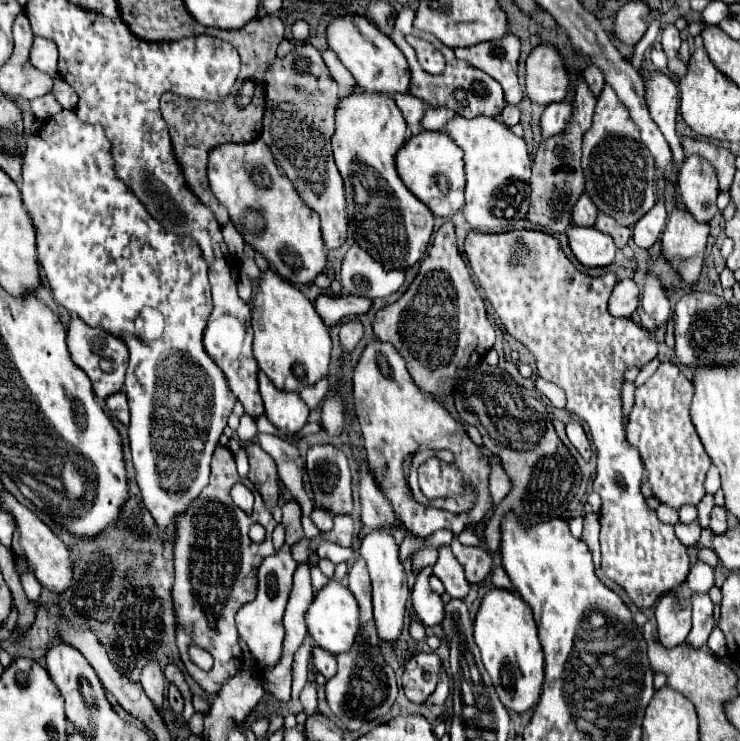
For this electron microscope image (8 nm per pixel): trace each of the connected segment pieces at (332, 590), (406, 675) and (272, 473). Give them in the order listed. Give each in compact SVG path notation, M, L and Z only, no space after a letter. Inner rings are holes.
M331 578L315 594L313 602L309 604L309 610L305 612L305 624L307 624L307 630L309 630L311 638L315 640L315 644L321 646L323 650L327 650L331 654L347 652L351 648L351 644L355 642L355 636L359 630L359 608L357 608L353 594L349 592L349 588L343 586L339 580Z
M419 652L407 660L401 676L405 696L415 704L425 702L425 698L435 690L439 682L439 670L441 658L435 652Z
M247 442L245 452L251 464L249 480L257 486L265 504L273 506L279 498L279 474L277 474L275 460L257 442Z

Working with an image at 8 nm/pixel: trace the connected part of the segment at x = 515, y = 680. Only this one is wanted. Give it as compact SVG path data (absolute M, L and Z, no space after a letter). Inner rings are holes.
M493 588L483 596L475 616L475 642L503 706L519 714L531 710L543 686L543 650L533 614L515 590Z

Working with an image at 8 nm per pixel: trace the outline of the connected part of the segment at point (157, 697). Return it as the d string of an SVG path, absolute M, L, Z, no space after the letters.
M147 662L141 668L141 686L143 686L145 694L153 700L155 706L163 706L165 684L167 684L167 678L163 676L159 662Z

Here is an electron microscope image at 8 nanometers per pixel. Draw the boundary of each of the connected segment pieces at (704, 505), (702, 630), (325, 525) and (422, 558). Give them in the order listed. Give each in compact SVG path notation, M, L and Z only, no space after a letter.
M705 494L703 500L697 504L697 522L699 522L699 526L703 529L709 528L710 519L708 518L713 506L715 506L715 502L713 502L711 494Z
M693 592L693 628L687 636L687 644L701 648L707 644L707 638L713 630L713 602L707 592Z
M313 508L311 520L313 520L313 524L315 524L321 532L327 532L327 530L333 528L333 518L329 516L329 512L325 512L325 510L321 510L321 508Z
M427 548L423 552L417 552L413 556L413 572L421 570L425 566L433 566L433 562L437 560L437 548Z

